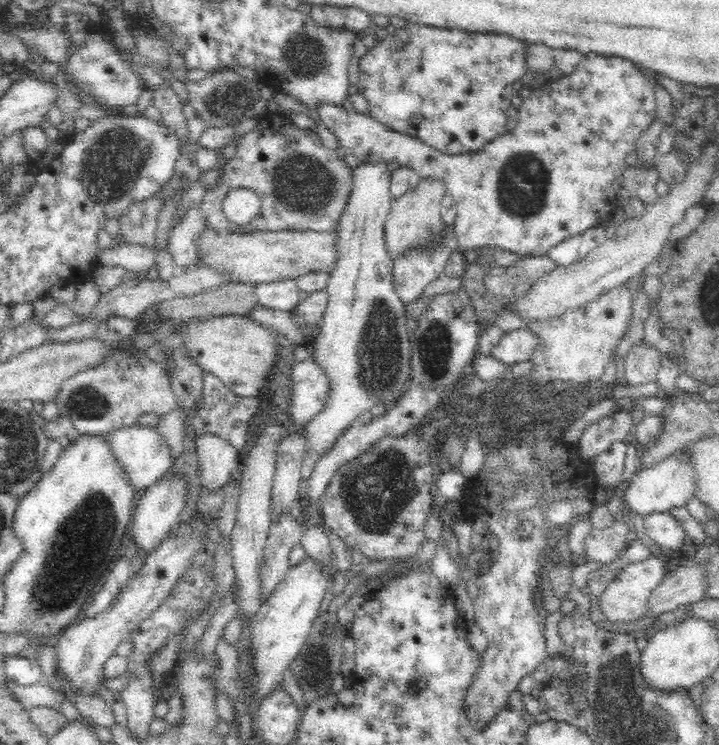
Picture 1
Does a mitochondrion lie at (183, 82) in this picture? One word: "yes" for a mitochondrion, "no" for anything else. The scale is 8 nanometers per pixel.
no

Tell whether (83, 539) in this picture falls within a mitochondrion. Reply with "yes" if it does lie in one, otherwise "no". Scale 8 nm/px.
yes

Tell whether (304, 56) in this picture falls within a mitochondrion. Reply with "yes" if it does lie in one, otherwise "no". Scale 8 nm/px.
yes

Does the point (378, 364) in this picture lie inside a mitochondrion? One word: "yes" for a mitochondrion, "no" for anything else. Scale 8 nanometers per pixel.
yes

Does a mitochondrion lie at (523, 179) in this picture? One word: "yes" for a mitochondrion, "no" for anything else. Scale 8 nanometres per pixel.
yes

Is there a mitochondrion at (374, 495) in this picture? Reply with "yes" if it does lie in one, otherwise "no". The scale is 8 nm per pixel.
yes

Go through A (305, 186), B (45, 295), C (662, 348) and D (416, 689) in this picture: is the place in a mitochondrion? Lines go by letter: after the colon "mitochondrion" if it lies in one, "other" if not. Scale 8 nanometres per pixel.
A: mitochondrion
B: other
C: other
D: mitochondrion

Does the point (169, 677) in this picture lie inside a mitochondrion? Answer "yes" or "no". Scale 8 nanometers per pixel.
no

